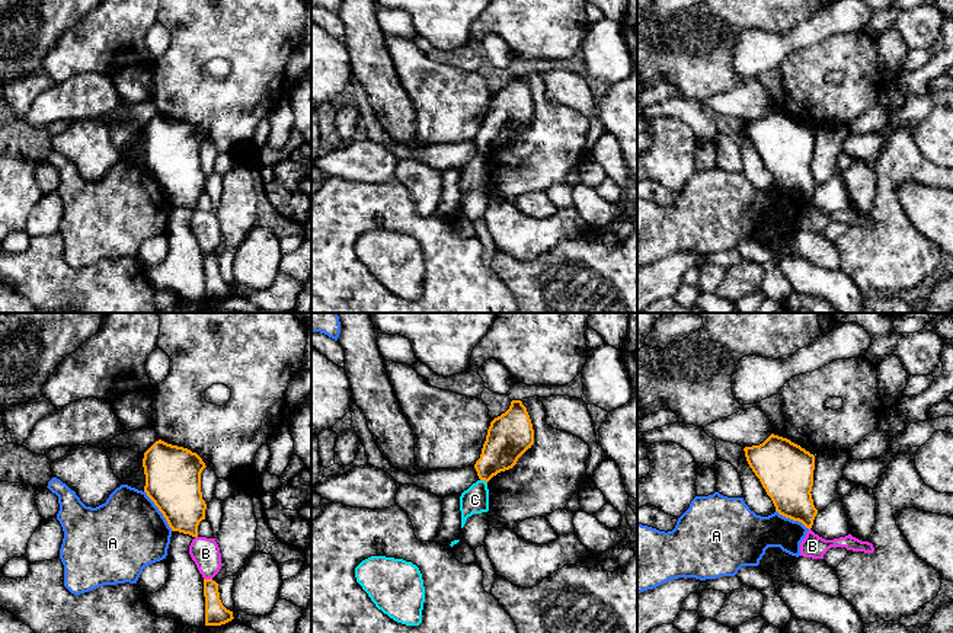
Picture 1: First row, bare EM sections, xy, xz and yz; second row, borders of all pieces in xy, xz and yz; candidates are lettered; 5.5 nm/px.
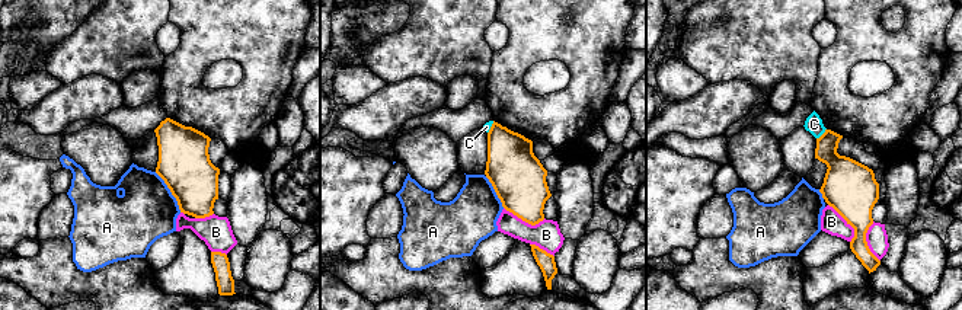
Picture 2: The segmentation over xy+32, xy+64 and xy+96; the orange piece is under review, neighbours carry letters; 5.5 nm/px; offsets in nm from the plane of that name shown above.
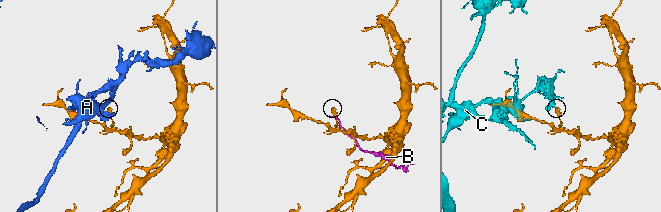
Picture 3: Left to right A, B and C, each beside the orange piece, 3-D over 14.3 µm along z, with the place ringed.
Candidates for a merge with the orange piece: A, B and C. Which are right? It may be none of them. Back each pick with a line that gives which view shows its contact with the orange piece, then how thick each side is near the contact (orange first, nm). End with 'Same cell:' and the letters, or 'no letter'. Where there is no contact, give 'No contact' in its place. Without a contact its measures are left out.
Same cell: no letter

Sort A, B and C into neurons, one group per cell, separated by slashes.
A / B / C

